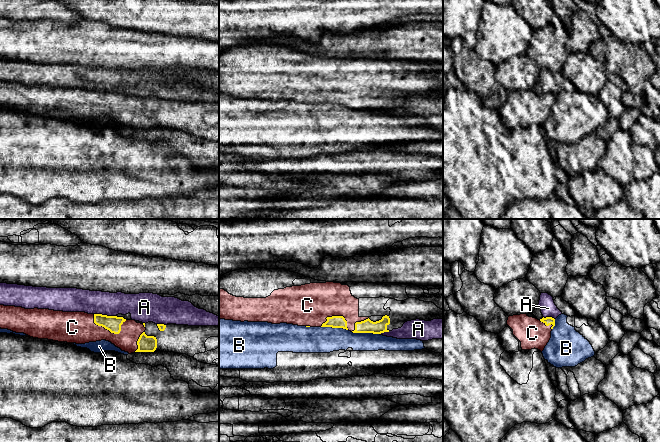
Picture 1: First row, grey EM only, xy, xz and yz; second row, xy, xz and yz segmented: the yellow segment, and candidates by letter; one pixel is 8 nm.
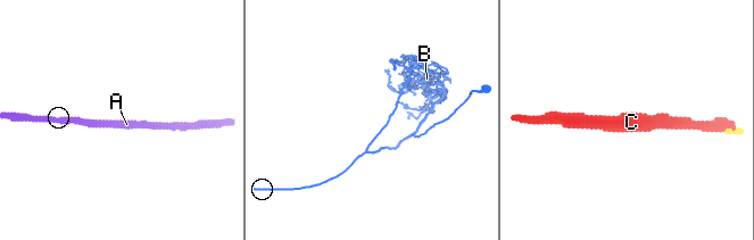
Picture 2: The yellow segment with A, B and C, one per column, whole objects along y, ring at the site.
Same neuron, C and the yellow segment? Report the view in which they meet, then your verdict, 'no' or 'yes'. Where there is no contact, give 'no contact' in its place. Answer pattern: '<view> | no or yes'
xy | no

